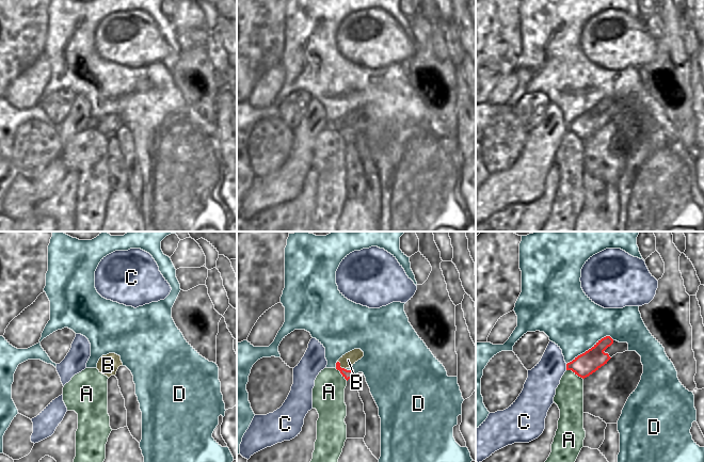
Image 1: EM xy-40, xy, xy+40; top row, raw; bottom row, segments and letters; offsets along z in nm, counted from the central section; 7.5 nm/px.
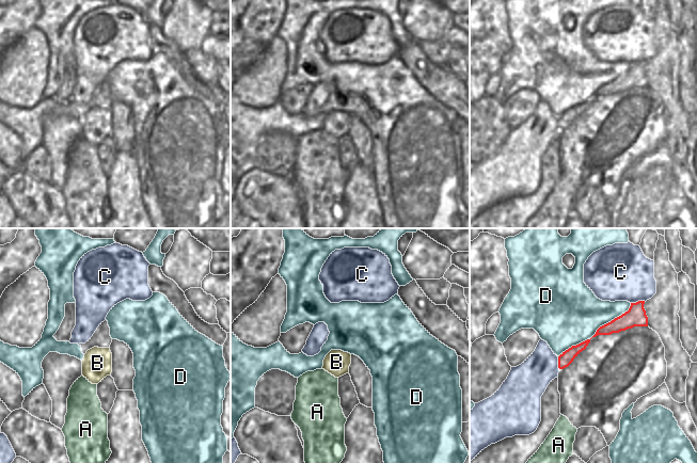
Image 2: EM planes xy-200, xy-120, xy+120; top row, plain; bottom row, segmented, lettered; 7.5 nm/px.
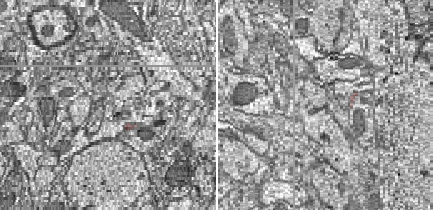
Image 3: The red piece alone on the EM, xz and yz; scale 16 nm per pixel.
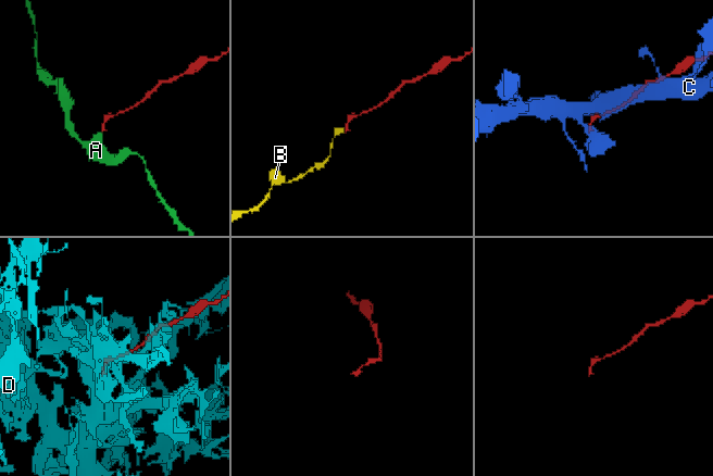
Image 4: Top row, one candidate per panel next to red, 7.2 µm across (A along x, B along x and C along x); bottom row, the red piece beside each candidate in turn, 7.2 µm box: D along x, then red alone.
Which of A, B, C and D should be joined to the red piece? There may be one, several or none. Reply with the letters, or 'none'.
B

